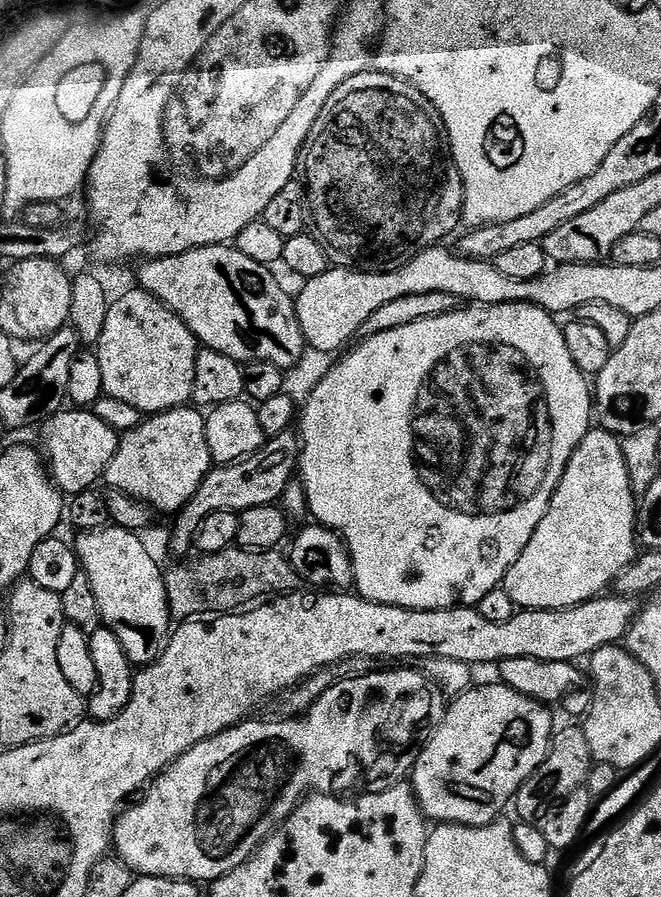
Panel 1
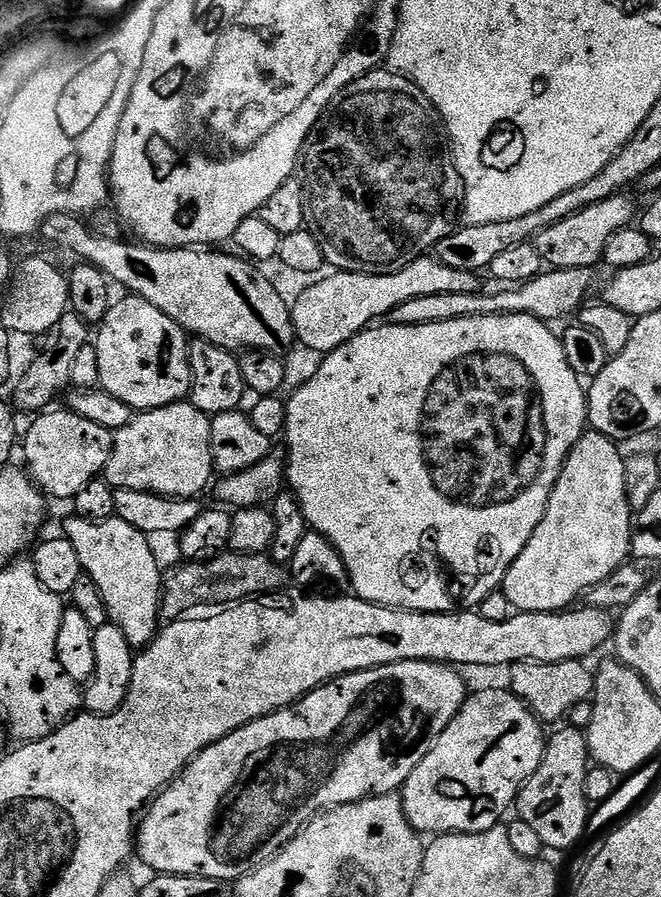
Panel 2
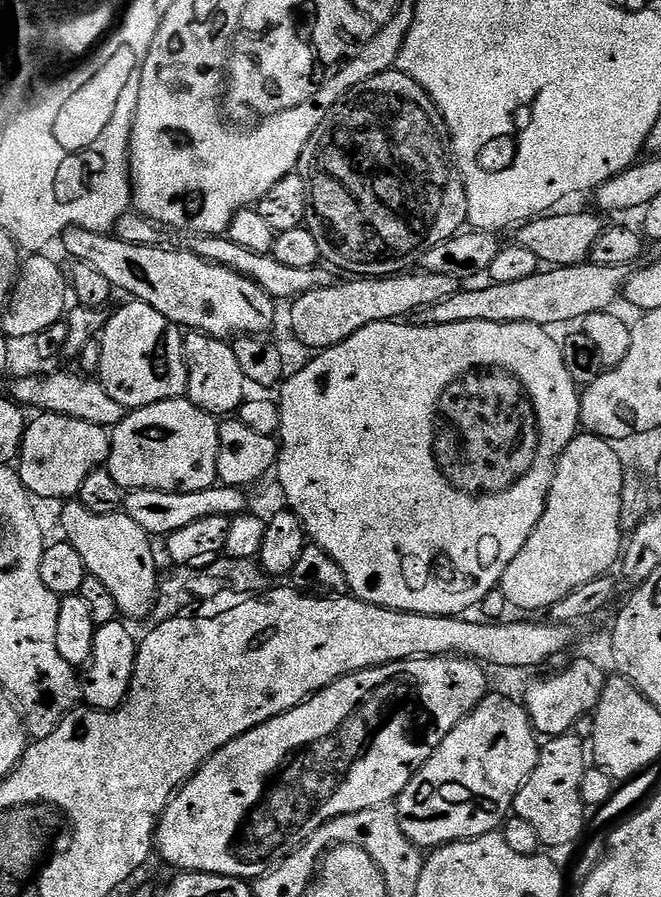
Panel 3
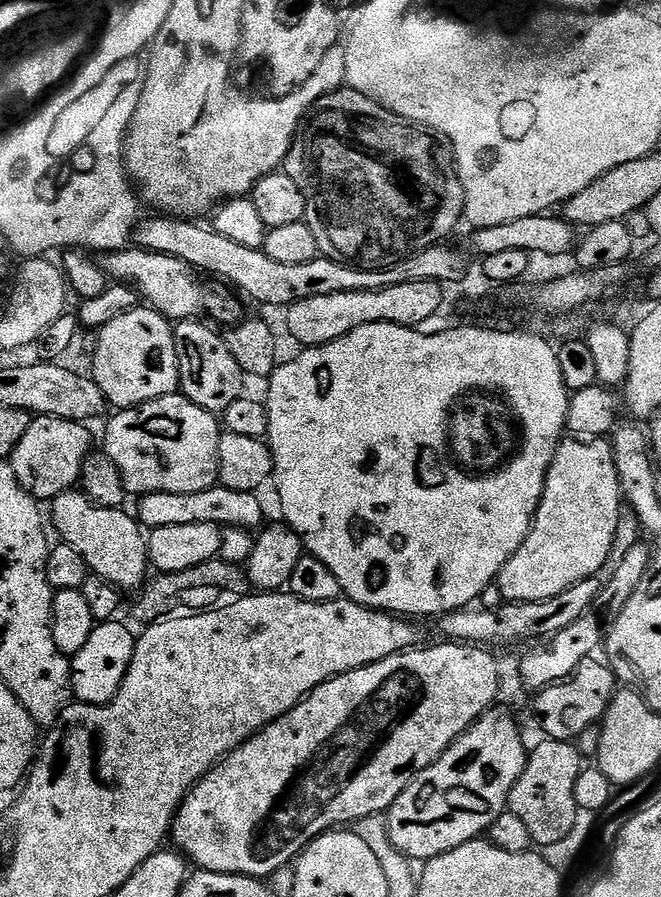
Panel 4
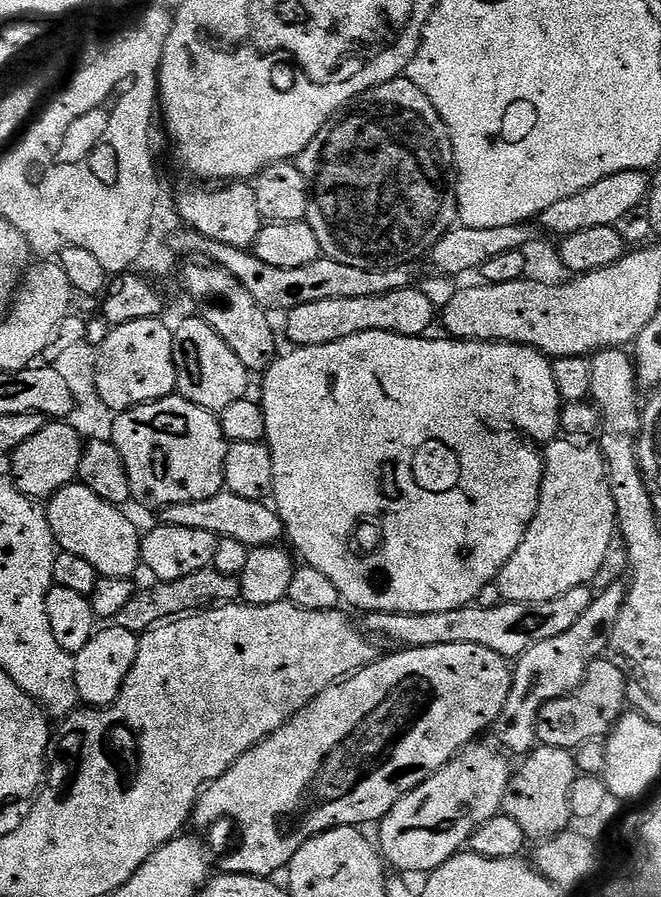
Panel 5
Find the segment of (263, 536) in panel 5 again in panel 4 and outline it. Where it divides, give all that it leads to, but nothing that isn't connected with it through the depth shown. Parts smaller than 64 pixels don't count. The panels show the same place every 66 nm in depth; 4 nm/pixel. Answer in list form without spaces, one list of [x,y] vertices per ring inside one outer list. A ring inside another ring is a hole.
[[[223,486],[198,490],[198,494],[155,492],[149,496],[139,497],[137,504],[140,505],[137,506],[135,515],[138,517],[139,523],[148,530],[162,526],[190,526],[194,522],[219,524],[221,529],[246,528],[256,530],[265,523],[264,508],[260,505],[260,498],[255,492],[230,490]]]

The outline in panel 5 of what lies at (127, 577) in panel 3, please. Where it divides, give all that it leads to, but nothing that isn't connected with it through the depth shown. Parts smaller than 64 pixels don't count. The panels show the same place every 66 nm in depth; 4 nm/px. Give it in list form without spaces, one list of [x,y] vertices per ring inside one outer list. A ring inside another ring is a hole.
[[[79,482],[68,484],[47,501],[46,511],[50,530],[54,534],[59,551],[78,554],[86,558],[100,576],[132,578],[140,563],[141,529],[132,525],[130,517],[115,504],[107,504],[94,490]]]

